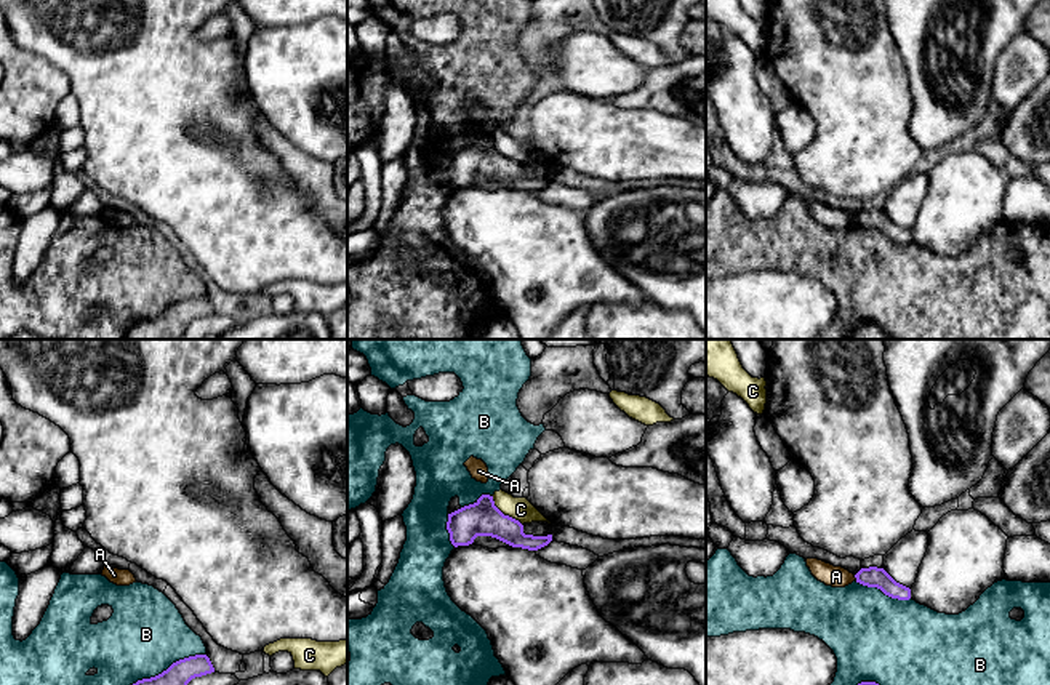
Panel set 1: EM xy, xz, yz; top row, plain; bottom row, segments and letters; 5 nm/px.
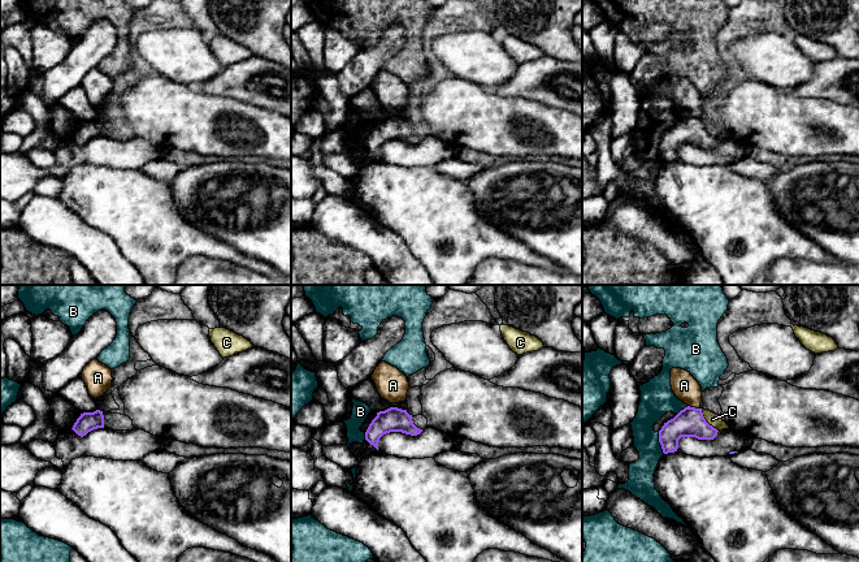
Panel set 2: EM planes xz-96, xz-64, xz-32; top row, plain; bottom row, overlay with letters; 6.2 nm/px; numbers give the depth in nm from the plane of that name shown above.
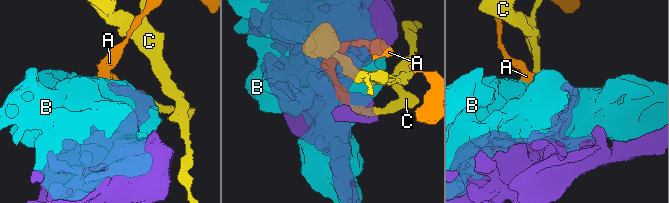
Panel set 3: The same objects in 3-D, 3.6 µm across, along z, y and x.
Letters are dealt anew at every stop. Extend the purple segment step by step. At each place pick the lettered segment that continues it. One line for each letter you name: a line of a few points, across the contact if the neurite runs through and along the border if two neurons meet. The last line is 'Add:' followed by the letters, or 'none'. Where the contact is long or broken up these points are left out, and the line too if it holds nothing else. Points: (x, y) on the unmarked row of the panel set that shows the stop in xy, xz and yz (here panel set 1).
Add: none

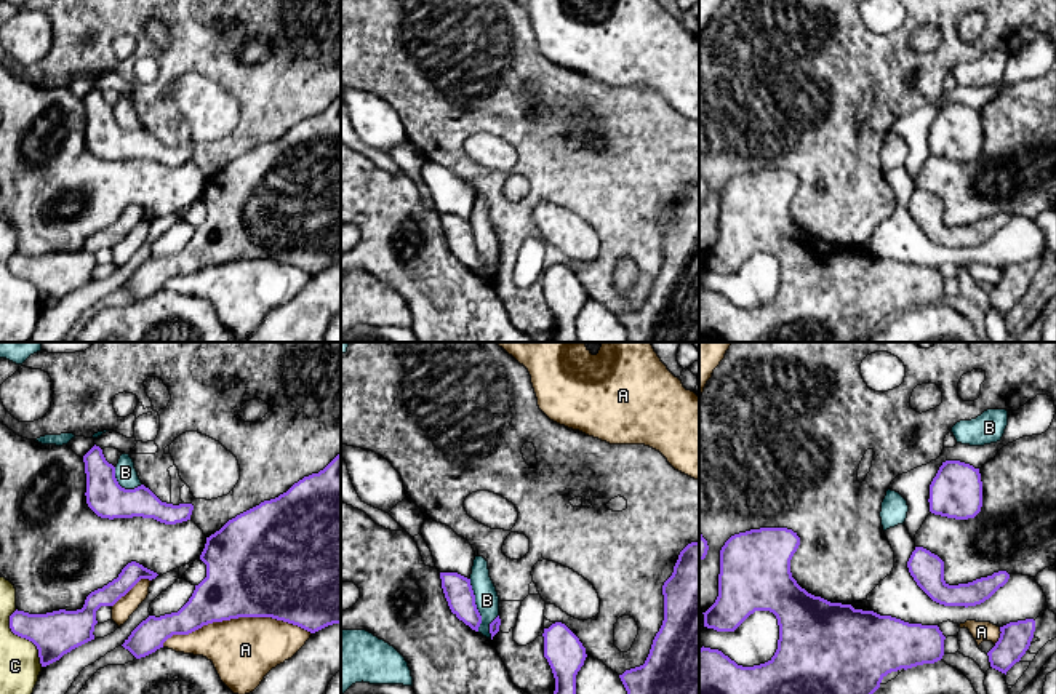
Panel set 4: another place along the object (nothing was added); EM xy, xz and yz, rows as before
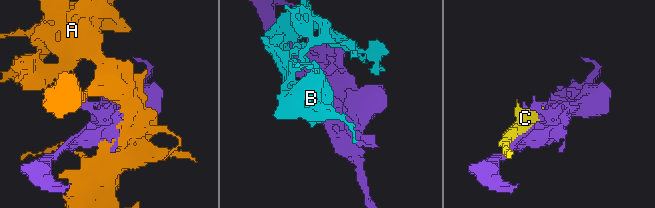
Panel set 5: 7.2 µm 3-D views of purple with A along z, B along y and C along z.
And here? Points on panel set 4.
Add: B

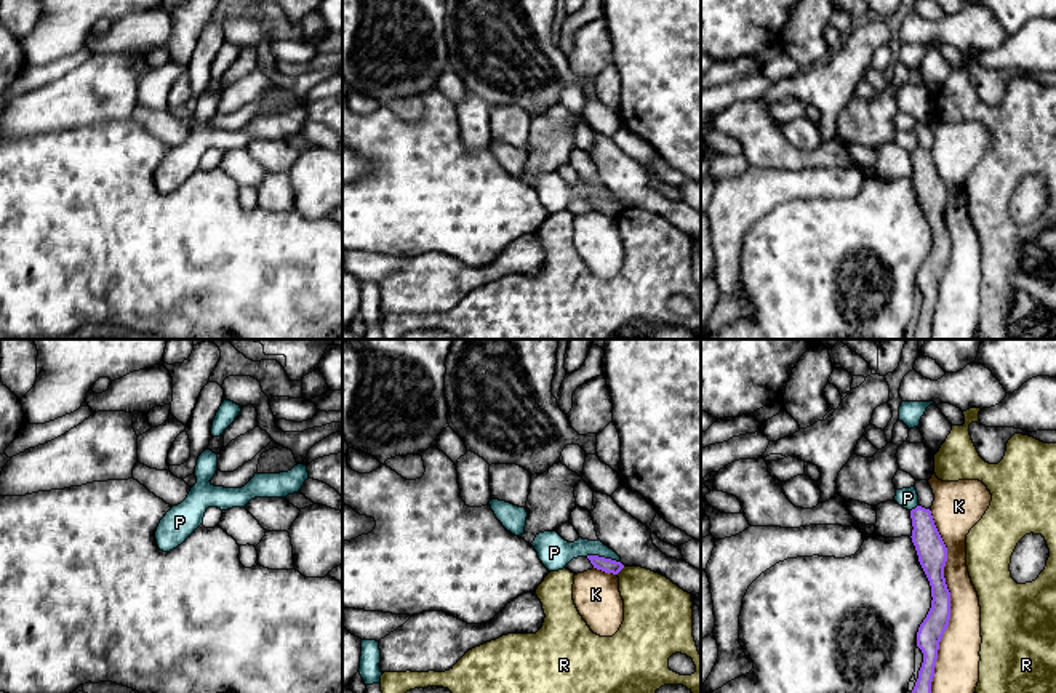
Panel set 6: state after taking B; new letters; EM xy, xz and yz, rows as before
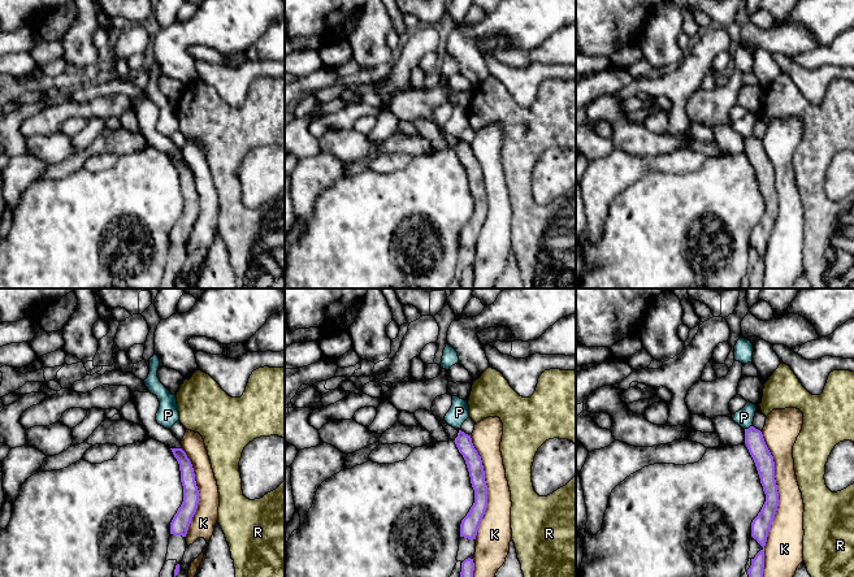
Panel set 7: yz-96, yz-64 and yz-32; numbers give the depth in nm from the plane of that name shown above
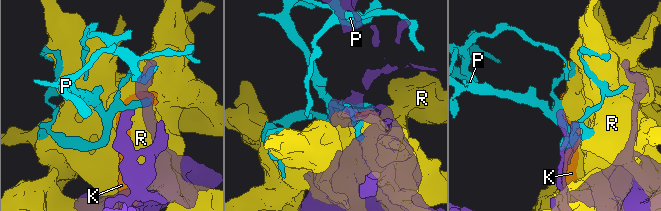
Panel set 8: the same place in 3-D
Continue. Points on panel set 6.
Add: none

